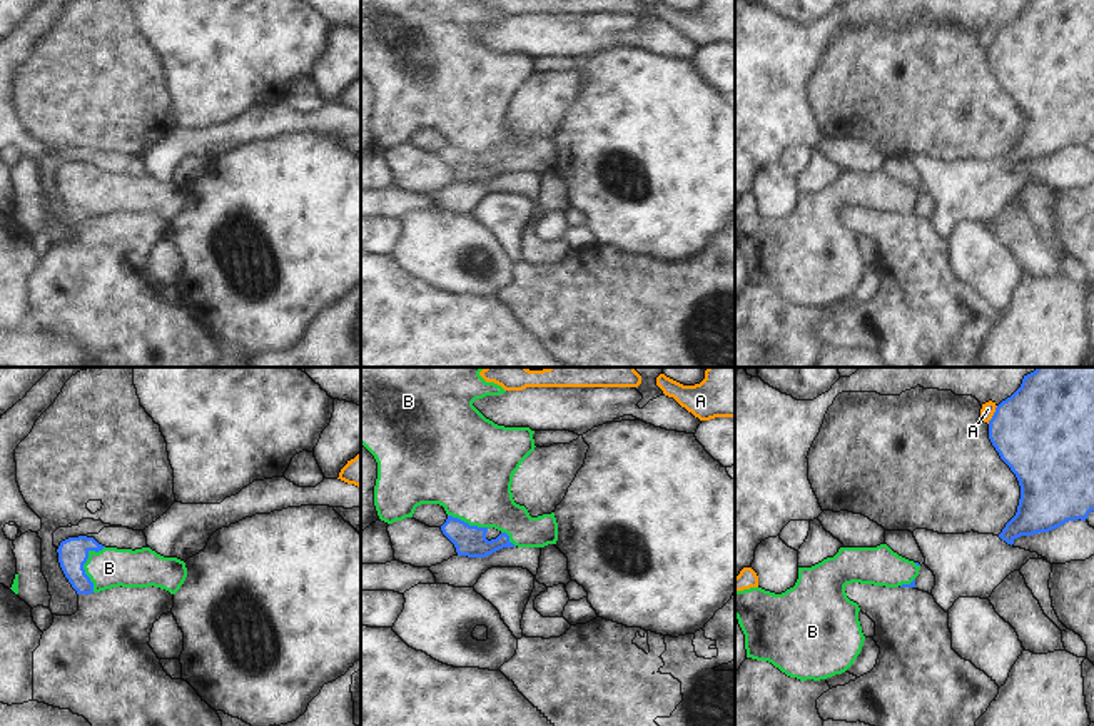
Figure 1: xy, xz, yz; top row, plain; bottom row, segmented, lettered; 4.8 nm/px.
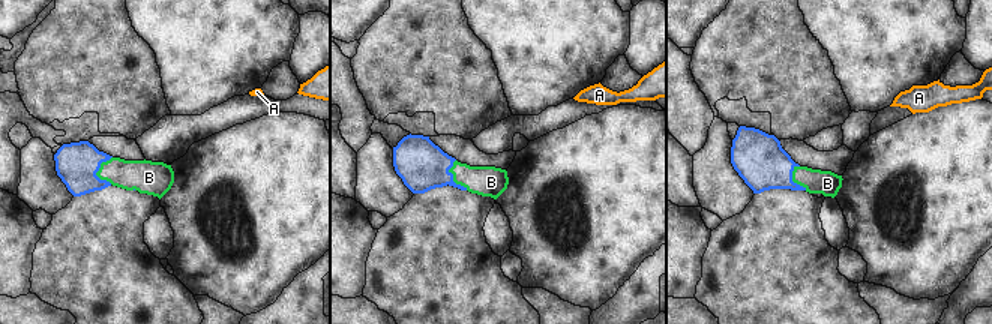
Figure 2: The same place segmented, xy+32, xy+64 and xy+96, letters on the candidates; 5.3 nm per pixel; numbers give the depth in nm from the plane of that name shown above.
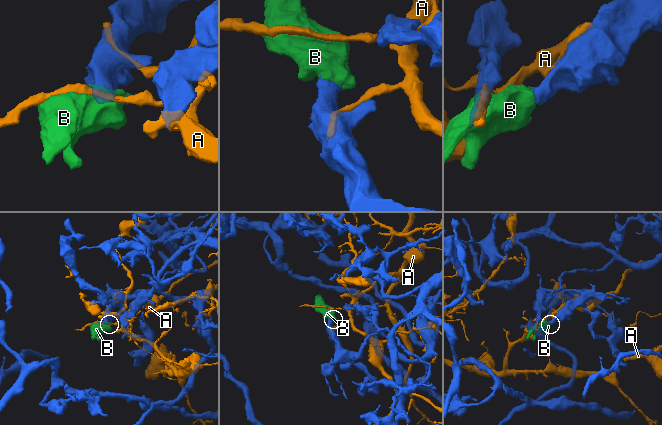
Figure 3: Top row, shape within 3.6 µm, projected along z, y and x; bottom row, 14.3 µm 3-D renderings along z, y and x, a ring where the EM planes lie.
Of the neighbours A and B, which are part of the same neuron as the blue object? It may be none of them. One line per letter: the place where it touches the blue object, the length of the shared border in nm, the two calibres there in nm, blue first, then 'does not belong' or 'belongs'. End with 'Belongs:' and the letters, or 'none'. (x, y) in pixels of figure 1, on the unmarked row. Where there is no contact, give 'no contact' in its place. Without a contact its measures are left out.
A: yz (994, 40) | 100 nm | 460/70 nm | does not belong
B: xy (84, 189) | 240 nm | 140/190 nm | belongs
Belongs: B

